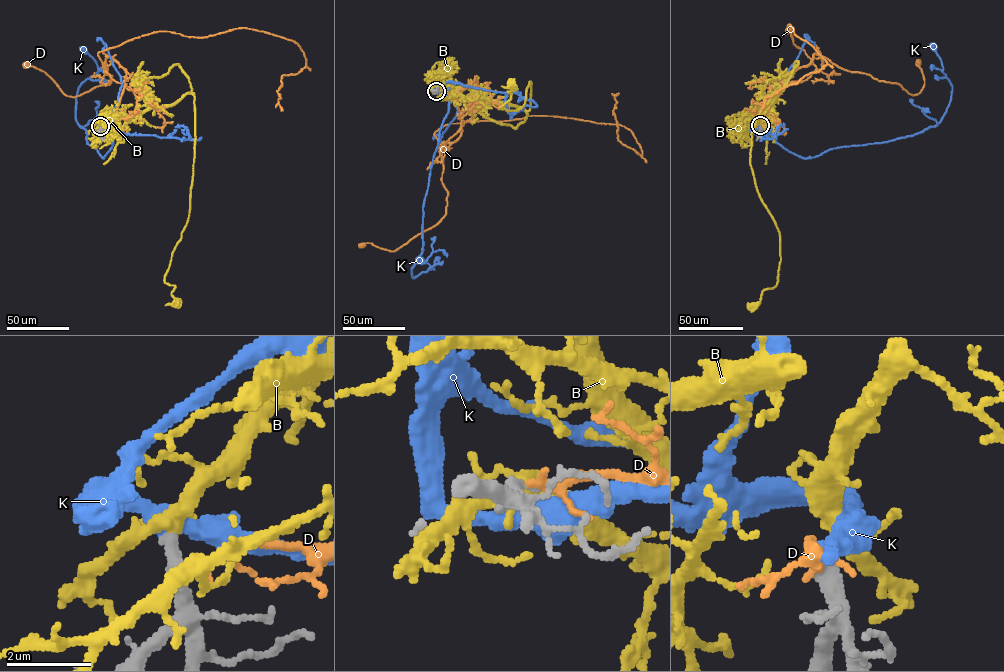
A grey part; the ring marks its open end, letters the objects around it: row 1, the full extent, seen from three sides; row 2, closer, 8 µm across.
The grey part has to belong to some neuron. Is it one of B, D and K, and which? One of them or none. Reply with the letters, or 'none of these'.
B

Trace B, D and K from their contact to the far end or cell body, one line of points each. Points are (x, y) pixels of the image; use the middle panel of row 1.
B: (436, 91), (500, 101), (528, 111), (530, 81), (518, 110), (500, 108), (510, 99), (511, 84)
D: (436, 91), (454, 96), (462, 122), (461, 135), (442, 147), (445, 215), (393, 251), (361, 244)
K: (436, 91), (448, 100), (448, 112), (432, 163), (422, 251), (412, 267), (413, 278), (434, 269), (419, 258)

